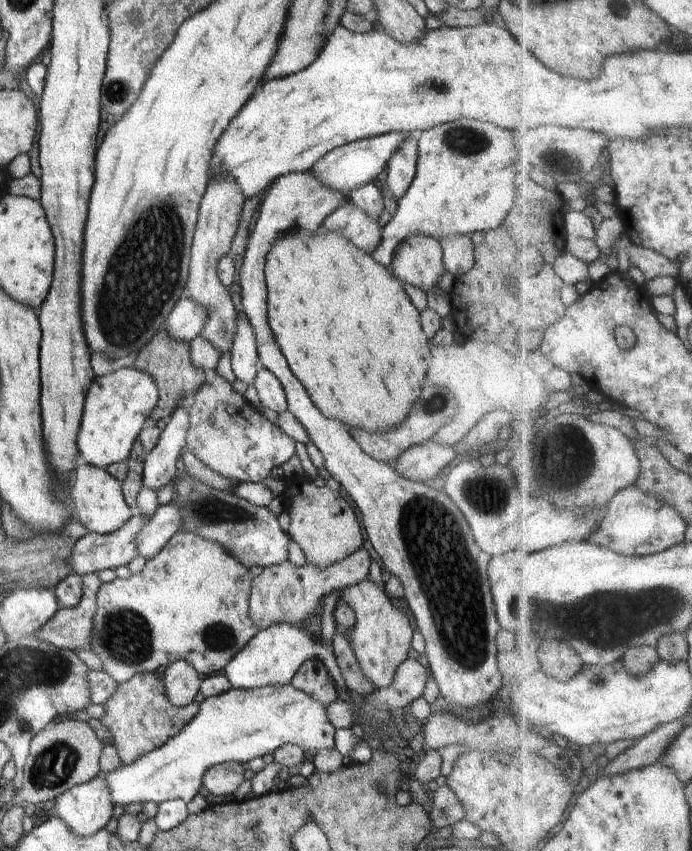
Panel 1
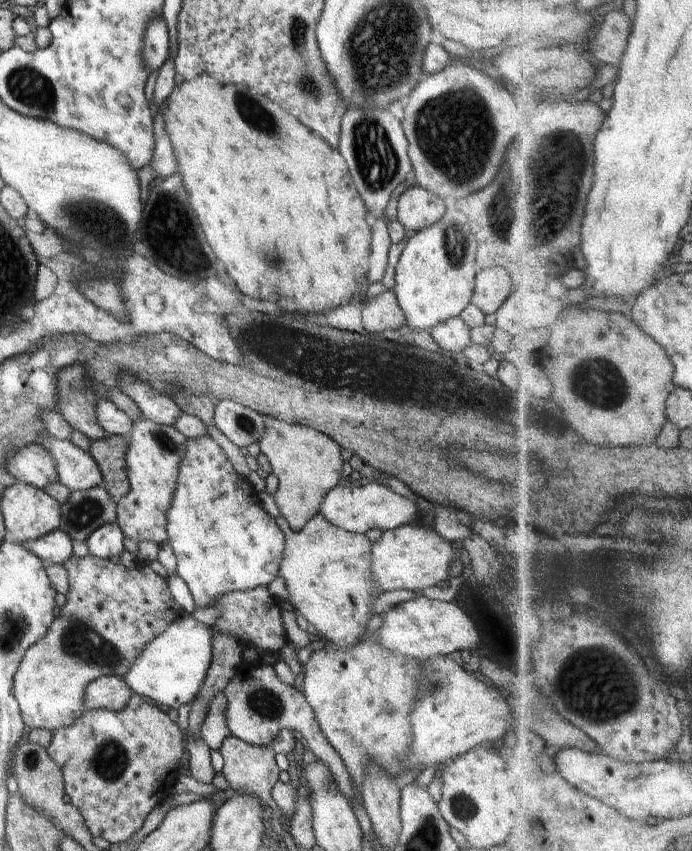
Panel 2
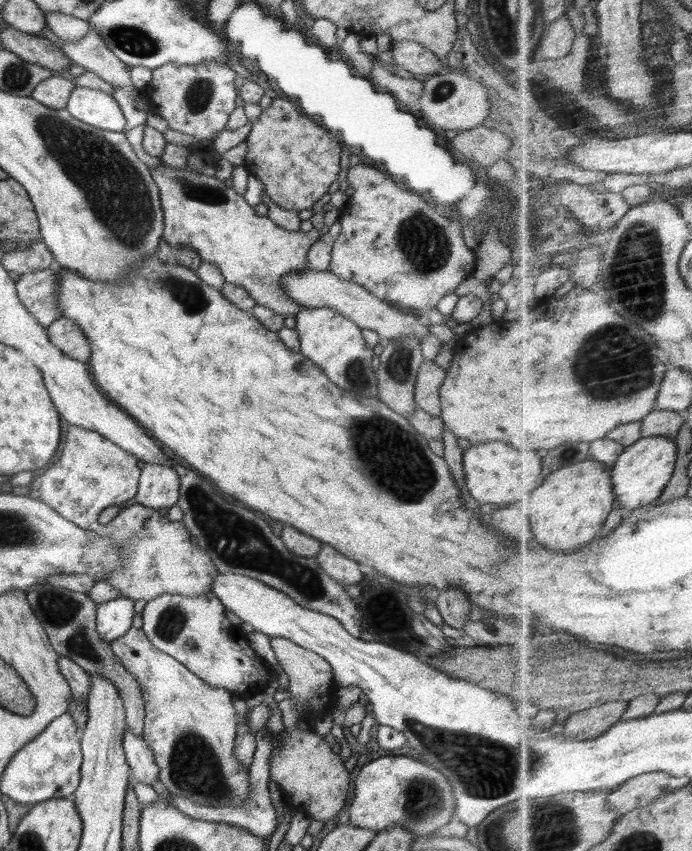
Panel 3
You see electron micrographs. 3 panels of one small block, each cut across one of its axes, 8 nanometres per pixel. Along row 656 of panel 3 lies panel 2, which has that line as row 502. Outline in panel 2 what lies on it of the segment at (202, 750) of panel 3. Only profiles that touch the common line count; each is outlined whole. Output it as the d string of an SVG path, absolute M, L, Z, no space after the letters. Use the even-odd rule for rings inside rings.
M144 416L133 421L132 428L131 432L124 436L129 440L125 452L125 469L130 492L115 500L117 525L126 537L137 543L146 540L156 544L168 543L167 510L172 504L181 460L185 457L187 436L174 426L159 425Z

